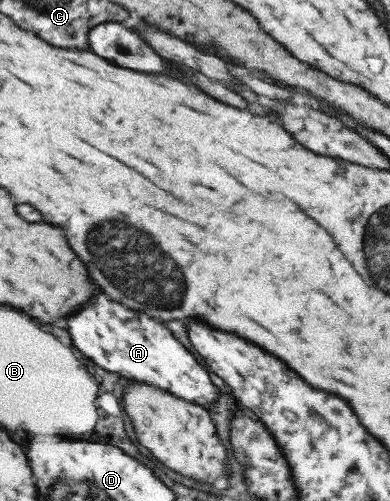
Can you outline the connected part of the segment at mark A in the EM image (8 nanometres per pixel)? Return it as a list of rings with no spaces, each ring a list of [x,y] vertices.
[[[95,293],[91,301],[77,313],[67,317],[73,343],[95,365],[135,382],[153,384],[173,392],[195,404],[209,407],[221,394],[211,381],[207,369],[165,325],[157,323],[147,313],[127,309],[123,302],[109,299],[105,293]]]

